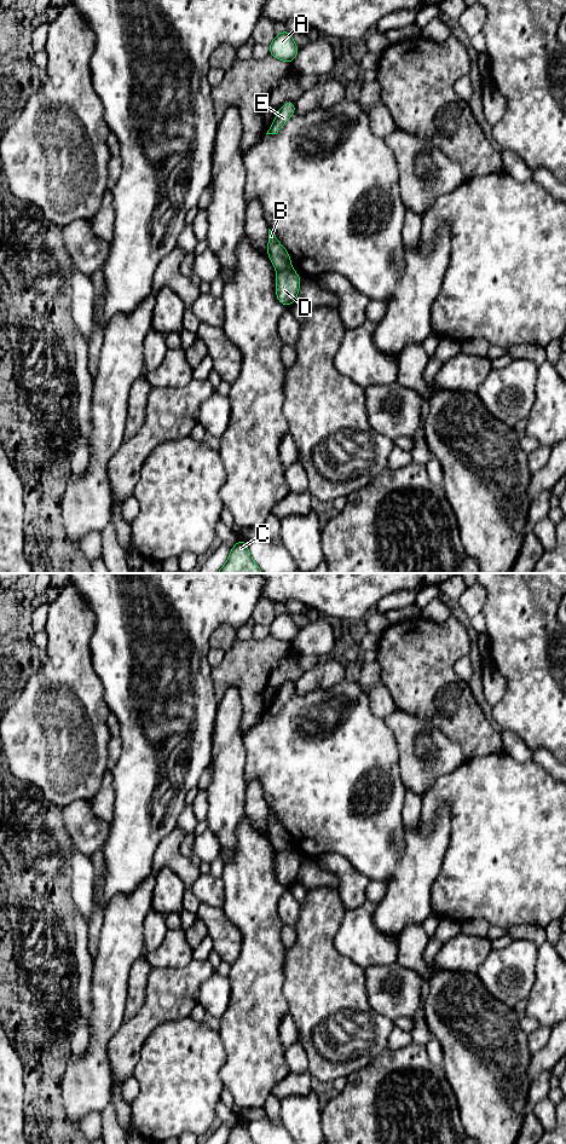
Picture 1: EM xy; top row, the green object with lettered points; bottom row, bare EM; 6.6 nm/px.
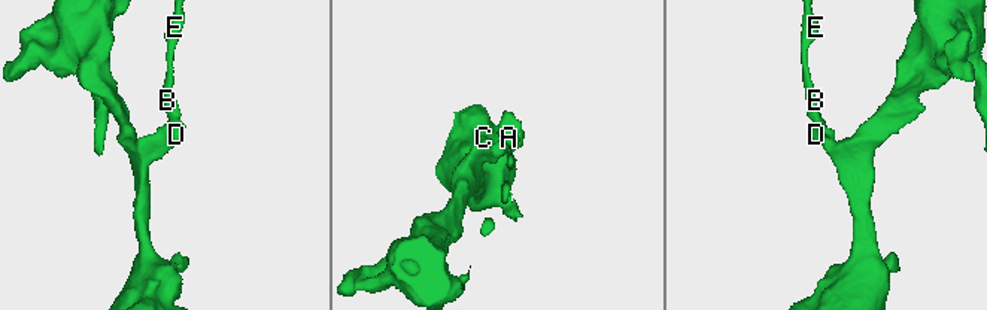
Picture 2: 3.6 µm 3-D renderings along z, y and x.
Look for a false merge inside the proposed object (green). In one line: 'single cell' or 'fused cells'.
fused cells

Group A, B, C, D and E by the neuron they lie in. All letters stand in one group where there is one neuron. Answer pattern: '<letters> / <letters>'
A B E / C D

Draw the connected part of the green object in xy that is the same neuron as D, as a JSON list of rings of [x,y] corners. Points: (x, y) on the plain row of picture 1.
[[[293,848],[277,851],[275,866],[277,880],[287,888],[291,885],[298,880],[300,865],[301,860]]]

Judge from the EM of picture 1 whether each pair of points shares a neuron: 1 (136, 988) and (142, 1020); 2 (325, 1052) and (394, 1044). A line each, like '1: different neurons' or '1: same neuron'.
1: different neurons
2: different neurons

